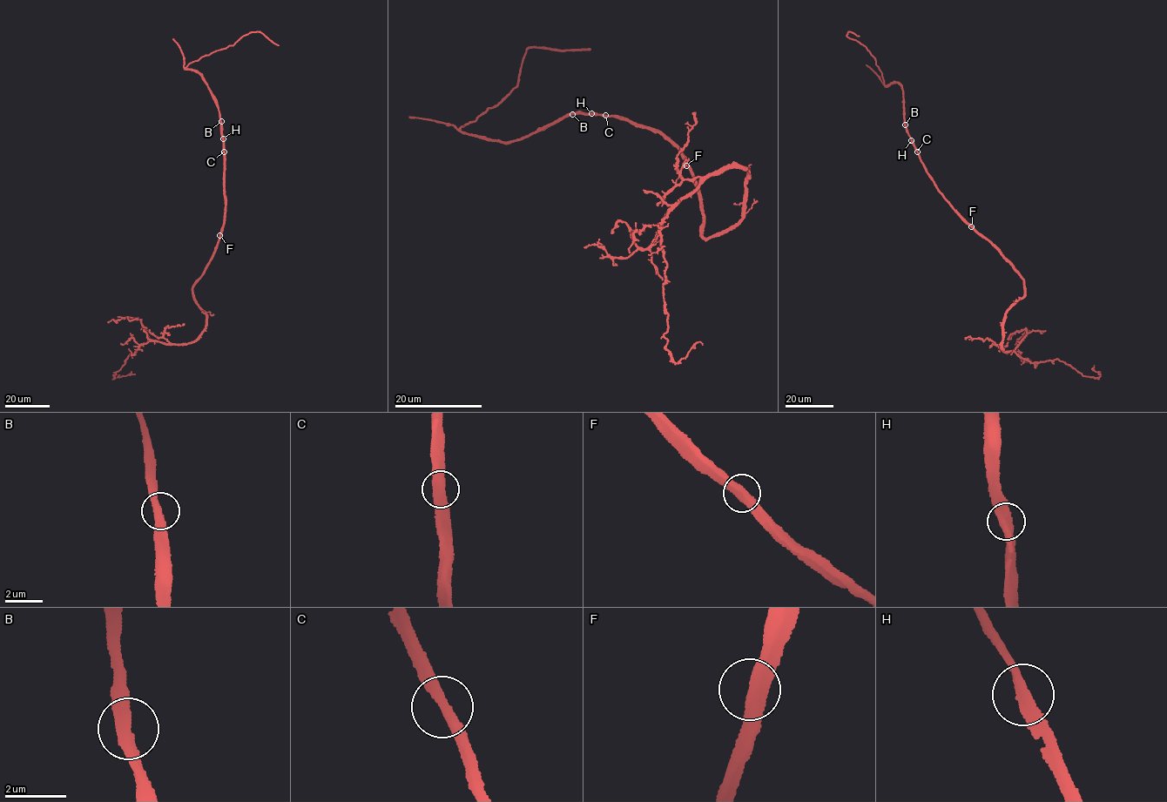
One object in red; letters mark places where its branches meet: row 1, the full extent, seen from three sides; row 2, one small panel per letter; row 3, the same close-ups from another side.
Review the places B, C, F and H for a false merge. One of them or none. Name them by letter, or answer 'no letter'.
no letter

